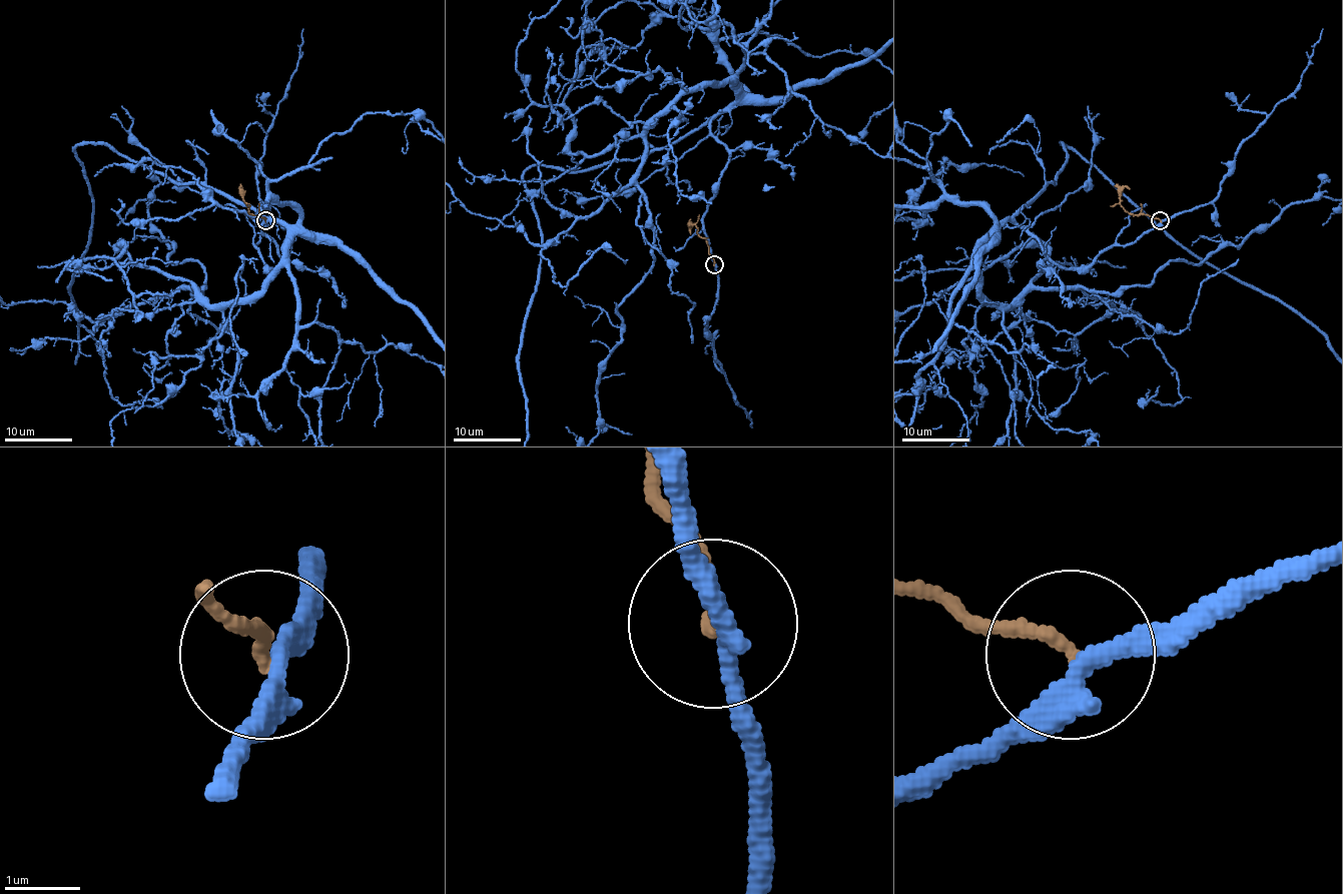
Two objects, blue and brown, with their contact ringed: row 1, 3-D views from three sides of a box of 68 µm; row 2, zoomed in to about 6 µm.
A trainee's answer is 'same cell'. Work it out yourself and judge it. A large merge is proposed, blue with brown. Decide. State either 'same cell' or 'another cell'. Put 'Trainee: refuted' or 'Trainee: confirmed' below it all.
another cell
Trainee: refuted

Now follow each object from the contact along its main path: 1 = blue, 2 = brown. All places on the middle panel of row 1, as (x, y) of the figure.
1: (715, 265), (703, 214), (729, 151), (712, 119), (642, 156), (532, 165), (527, 439)
2: (714, 265), (707, 241), (693, 224), (690, 234)

